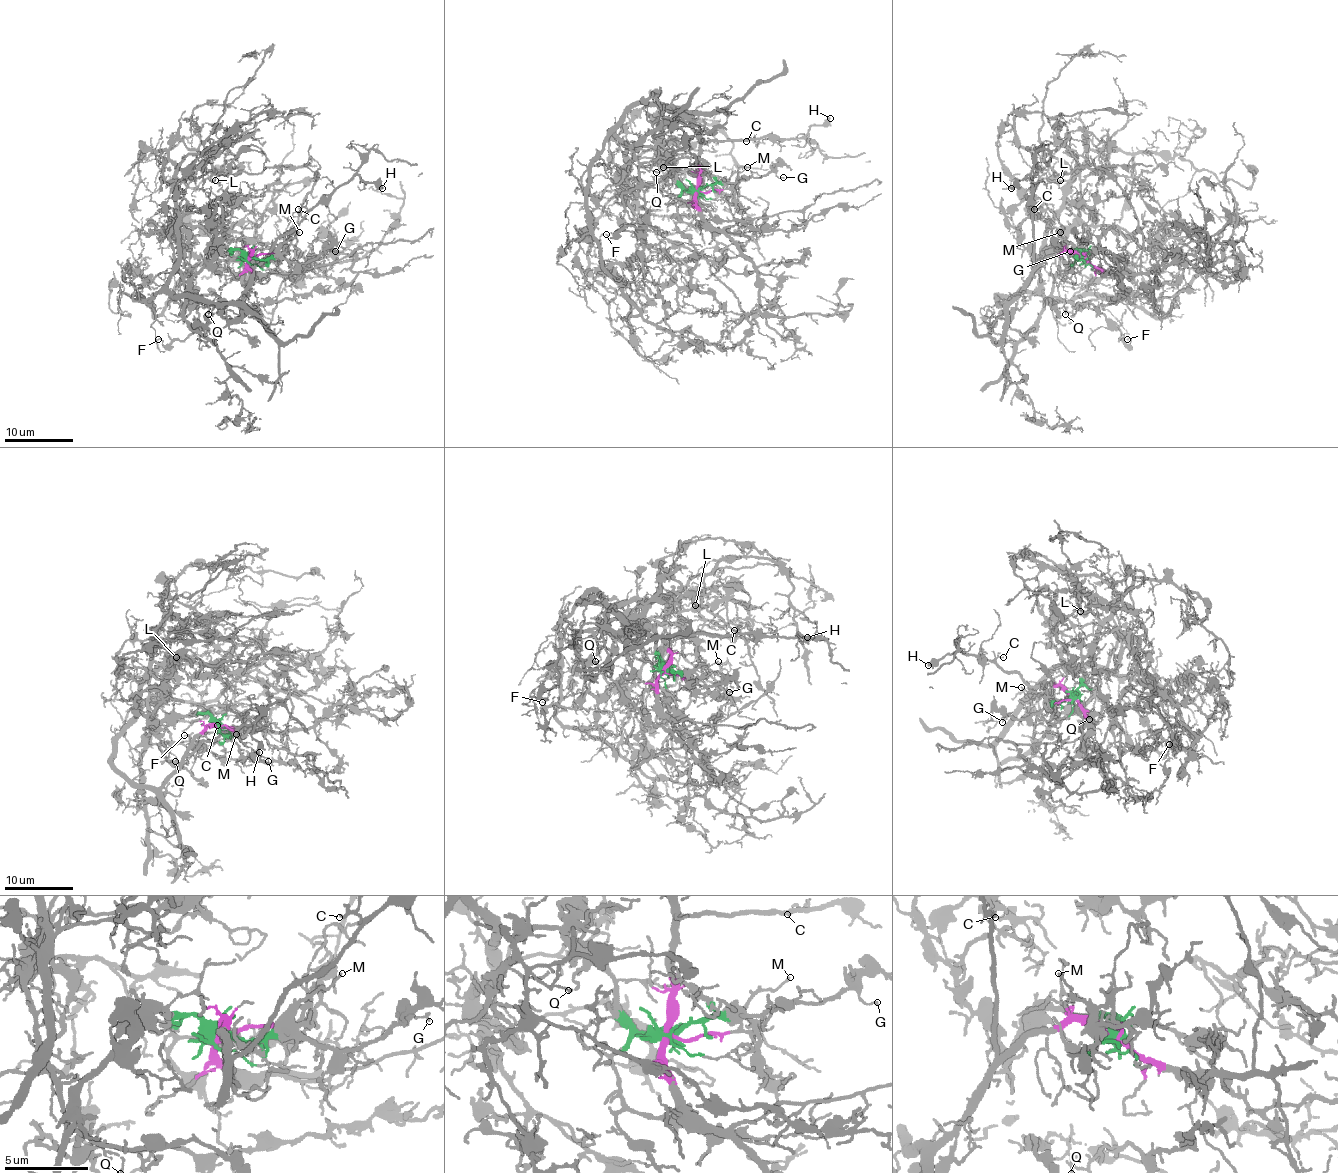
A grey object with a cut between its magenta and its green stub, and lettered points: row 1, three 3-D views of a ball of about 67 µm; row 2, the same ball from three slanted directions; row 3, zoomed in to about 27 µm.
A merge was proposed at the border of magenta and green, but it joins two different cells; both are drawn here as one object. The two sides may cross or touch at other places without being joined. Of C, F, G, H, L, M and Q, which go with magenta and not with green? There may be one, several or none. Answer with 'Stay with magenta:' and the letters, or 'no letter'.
Stay with magenta: C, H

